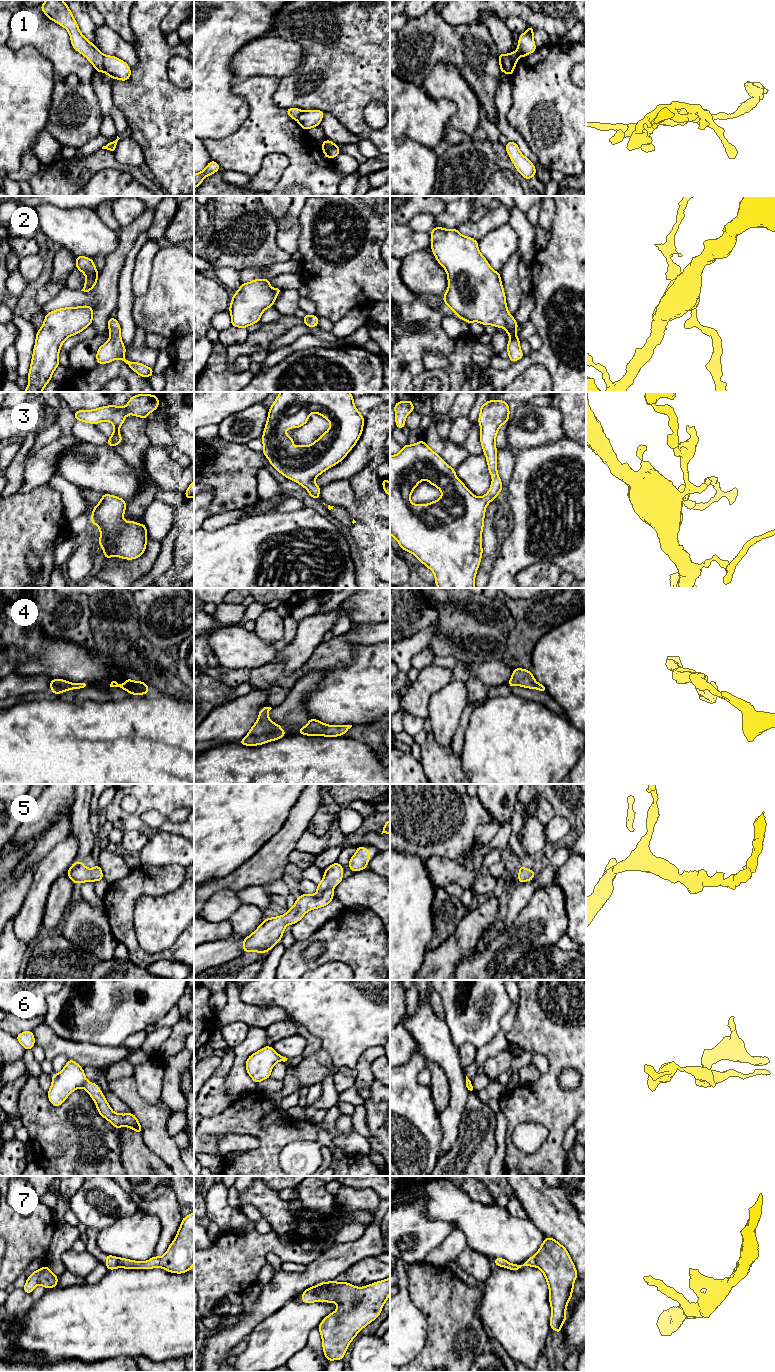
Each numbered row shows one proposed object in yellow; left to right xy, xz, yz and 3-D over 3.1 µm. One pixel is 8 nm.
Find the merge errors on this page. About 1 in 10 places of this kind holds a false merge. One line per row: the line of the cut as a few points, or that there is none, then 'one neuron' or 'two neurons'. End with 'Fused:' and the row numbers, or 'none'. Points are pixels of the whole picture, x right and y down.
1: yz (506, 55), (503, 72) | two neurons
2: no cut | one neuron
3: no cut | one neuron
4: no cut | one neuron
5: no cut | one neuron
6: no cut | one neuron
7: no cut | one neuron
Fused: 1

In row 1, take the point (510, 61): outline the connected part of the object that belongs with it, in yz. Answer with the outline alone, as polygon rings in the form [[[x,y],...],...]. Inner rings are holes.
[[[510,52],[505,56],[505,59],[504,59],[505,72],[504,73],[508,74],[509,76],[513,74],[518,58],[519,56],[515,52]]]

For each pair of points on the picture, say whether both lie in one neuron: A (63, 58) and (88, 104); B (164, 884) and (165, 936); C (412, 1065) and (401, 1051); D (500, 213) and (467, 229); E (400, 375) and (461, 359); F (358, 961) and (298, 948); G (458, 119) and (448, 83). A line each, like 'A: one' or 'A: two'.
A: one
B: two
C: two
D: one
E: one
F: one
G: one

